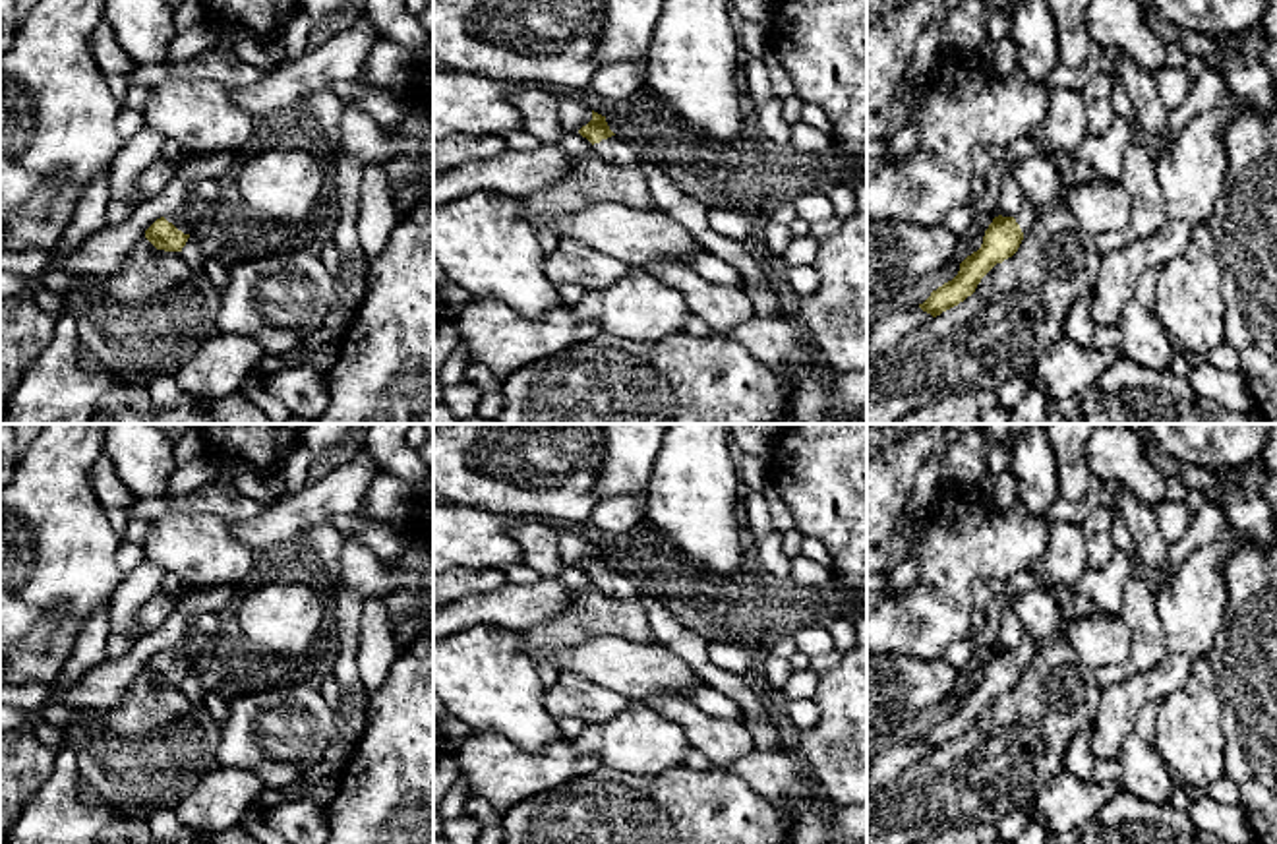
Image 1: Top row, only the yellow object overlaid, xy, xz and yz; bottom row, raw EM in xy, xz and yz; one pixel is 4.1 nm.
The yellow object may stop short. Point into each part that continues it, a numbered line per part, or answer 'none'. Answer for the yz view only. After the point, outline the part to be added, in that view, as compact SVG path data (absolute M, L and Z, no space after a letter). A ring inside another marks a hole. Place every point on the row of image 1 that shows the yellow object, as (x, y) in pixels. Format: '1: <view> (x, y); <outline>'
1: yz (1072, 173); M1058 153L1051 159L1056 168L1060 170L1060 178L1062 178L1062 190L1060 190L1060 197L1054 205L1051 207L1037 207L1035 203L1031 203L1029 199L1024 201L1020 213L1014 217L1016 223L1020 225L1022 232L1025 234L1035 219L1039 215L1043 215L1049 209L1054 209L1058 205L1064 205L1066 201L1066 194L1070 190L1074 190L1080 184L1095 184L1101 180L1107 180L1103 174L1099 174L1097 170L1089 168L1087 165L1076 161L1072 157L1072 153Z

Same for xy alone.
1: xy (184, 219); M190 192L186 203L180 211L166 215L164 219L172 223L184 234L192 234L195 225L199 223L197 215L193 213L199 207L197 197Z

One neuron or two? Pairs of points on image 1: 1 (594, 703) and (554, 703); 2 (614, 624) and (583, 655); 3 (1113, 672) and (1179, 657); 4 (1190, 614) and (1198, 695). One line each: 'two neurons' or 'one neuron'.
1: one neuron
2: two neurons
3: two neurons
4: two neurons

